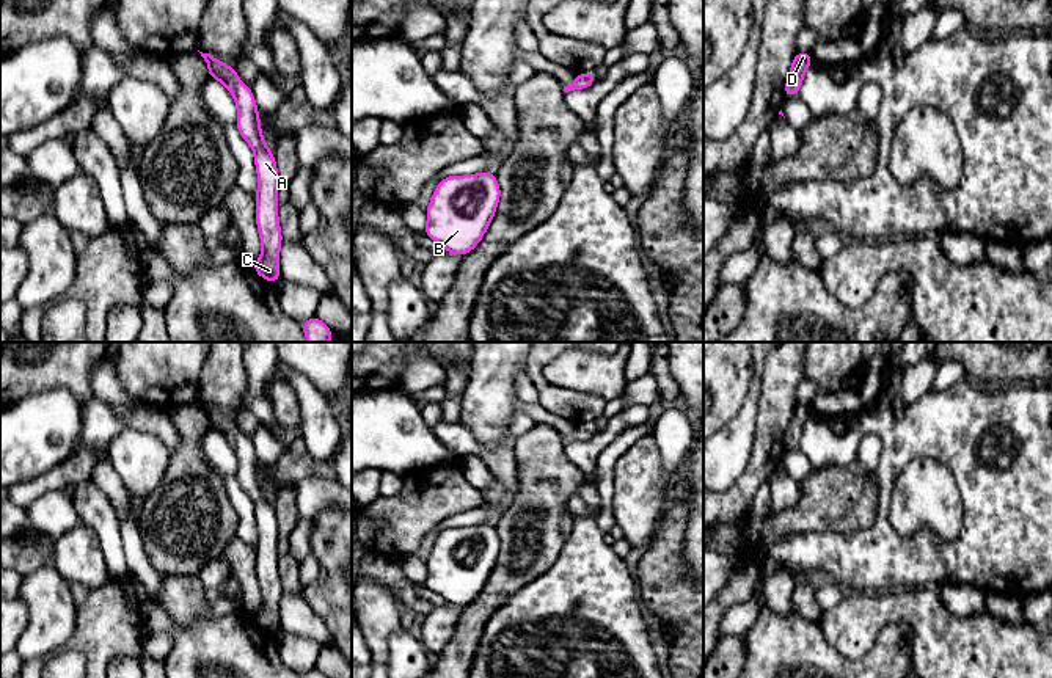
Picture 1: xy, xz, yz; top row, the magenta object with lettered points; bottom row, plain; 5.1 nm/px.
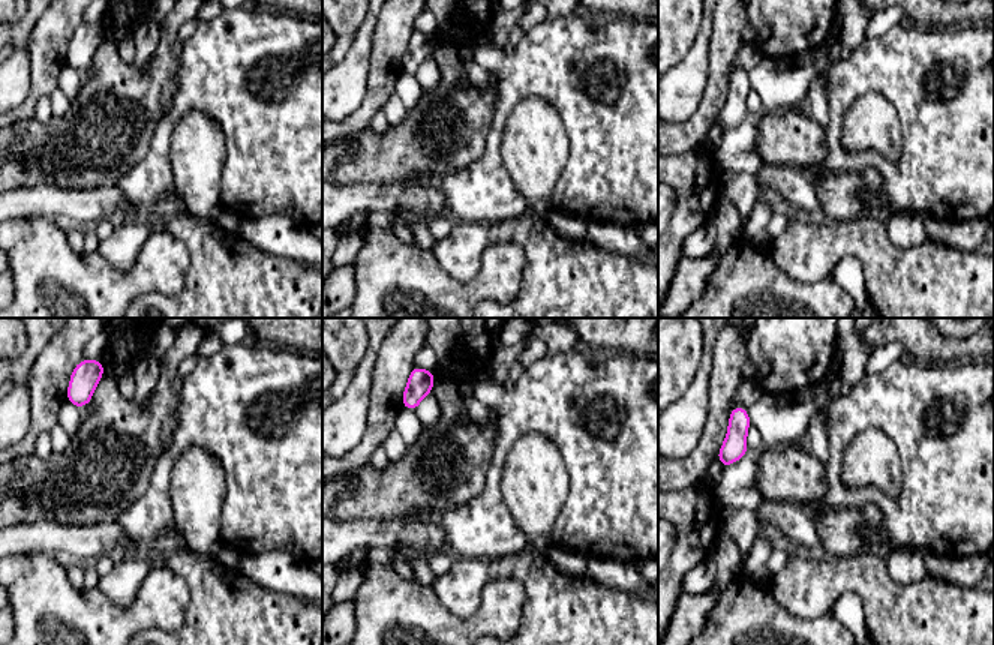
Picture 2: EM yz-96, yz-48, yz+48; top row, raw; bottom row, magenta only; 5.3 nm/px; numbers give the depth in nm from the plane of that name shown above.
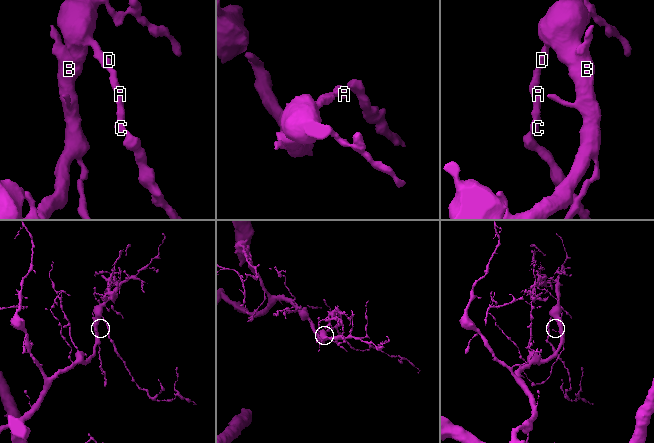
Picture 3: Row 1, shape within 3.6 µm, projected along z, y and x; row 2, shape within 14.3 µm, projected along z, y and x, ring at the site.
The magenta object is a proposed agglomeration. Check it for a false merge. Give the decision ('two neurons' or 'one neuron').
one neuron

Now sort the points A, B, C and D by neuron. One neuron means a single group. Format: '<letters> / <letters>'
A B C D

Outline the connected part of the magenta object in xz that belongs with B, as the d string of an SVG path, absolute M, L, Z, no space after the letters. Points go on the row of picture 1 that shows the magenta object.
M495 173L447 176L437 184L422 234L462 257L482 240L499 198Z

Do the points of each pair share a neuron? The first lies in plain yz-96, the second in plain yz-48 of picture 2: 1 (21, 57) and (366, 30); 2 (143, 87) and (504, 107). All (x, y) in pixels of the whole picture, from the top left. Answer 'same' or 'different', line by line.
1: same
2: different

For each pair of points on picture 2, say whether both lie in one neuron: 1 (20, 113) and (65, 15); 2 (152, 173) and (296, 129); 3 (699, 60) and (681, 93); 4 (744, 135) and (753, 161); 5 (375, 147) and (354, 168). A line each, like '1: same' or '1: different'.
1: same
2: same
3: same
4: same
5: same

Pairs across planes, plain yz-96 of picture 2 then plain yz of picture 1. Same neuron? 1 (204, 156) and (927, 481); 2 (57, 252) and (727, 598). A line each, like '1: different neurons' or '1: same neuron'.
1: same neuron
2: different neurons

